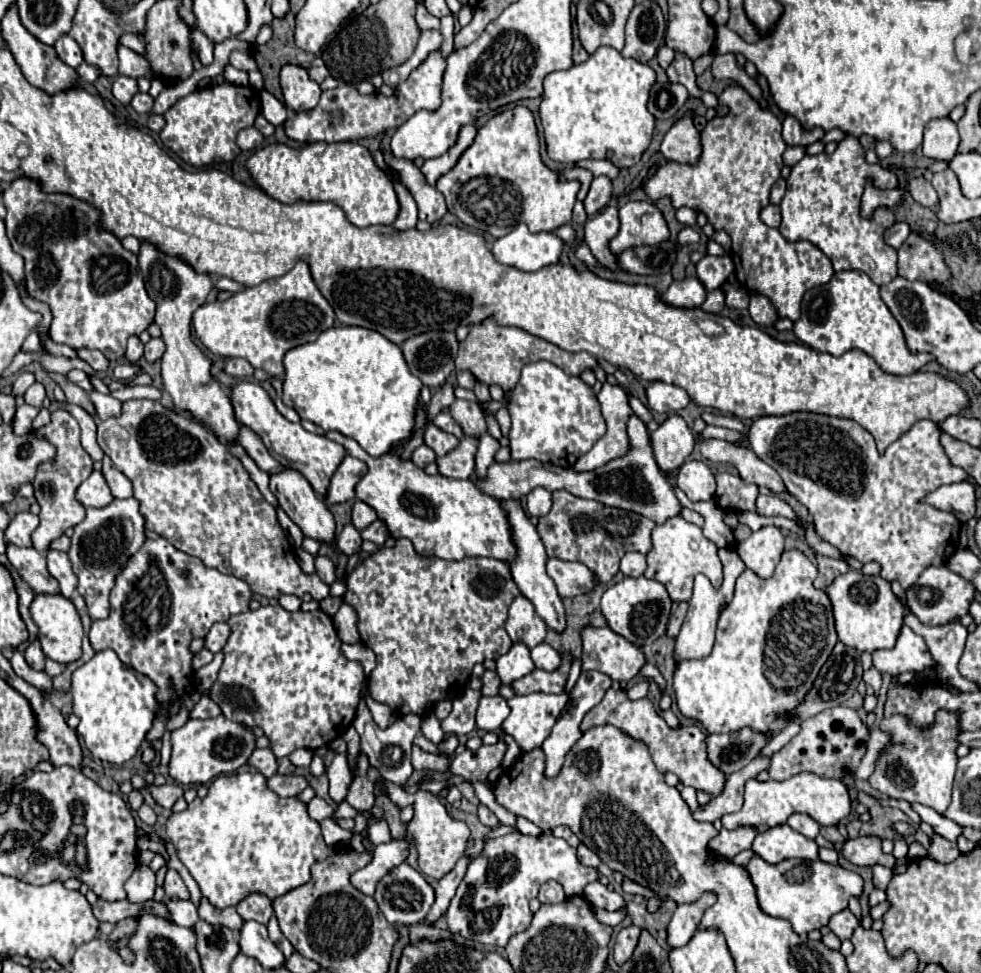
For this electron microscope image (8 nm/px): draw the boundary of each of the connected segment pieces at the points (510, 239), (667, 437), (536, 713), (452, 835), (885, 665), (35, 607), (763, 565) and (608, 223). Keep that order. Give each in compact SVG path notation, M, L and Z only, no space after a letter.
M520 224L514 232L498 238L492 244L492 252L498 262L516 266L518 270L534 272L544 266L556 264L564 242L554 232L532 234L526 224Z
M678 414L668 416L658 430L652 432L652 450L660 470L674 472L694 450L696 438L686 420Z
M534 692L526 696L514 696L508 700L512 712L504 720L502 730L514 736L522 752L542 746L566 702L568 694Z
M378 780L378 786L384 788L384 792L390 796L390 800L394 804L398 804L398 808L404 808L408 804L414 804L414 818L412 822L406 826L406 832L410 832L410 836L416 842L418 848L418 862L420 868L426 876L432 878L442 878L444 874L448 874L454 864L464 856L466 846L468 846L468 838L470 838L470 828L462 822L456 820L448 814L444 802L432 794L432 792L406 792L402 790L398 784L390 784L388 780Z
M908 626L902 628L898 642L892 650L876 650L872 658L874 658L874 666L880 672L888 672L890 676L898 676L904 672L924 672L924 670L936 668L936 662L924 638L912 632Z
M38 594L30 606L30 614L38 626L40 644L42 644L46 658L60 662L60 664L70 664L80 658L82 654L80 642L82 642L84 632L82 632L80 616L68 598L64 598L62 594Z
M764 526L736 546L742 562L762 578L770 578L784 552L784 536L776 526Z
M614 204L606 206L598 216L590 218L584 226L584 242L594 252L600 250L600 264L612 270L620 270L612 258L612 252L608 250L608 242L618 234L618 228L620 220L618 220L618 208Z

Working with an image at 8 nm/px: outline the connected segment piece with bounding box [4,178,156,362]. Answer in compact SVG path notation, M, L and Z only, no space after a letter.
M18 178L10 186L6 186L6 190L4 190L4 206L8 210L4 222L6 222L10 244L12 244L14 252L18 252L24 258L24 262L26 262L26 286L28 286L28 294L32 298L40 300L40 302L48 302L48 306L52 310L52 316L54 318L52 318L52 324L50 324L50 338L54 342L68 344L72 348L96 348L96 350L100 350L112 362L118 360L118 358L122 358L124 352L126 352L126 340L128 340L128 336L144 332L148 328L148 324L154 320L154 308L156 308L156 304L146 294L142 272L138 268L138 258L132 252L128 252L114 234L110 234L110 232L106 232L102 228L102 224L100 224L100 212L94 206L90 206L88 202L74 200L68 194L46 194L46 192L40 190L38 182L30 180L30 178Z

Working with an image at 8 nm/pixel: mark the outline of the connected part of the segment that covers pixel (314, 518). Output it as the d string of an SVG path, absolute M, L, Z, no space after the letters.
M286 468L280 474L272 474L270 476L270 490L274 492L274 496L280 502L280 508L290 516L290 520L302 530L304 536L318 540L320 544L332 544L334 542L334 532L336 532L336 524L334 524L334 516L328 510L328 506L324 504L322 498L318 498L318 494L314 492L314 488L310 486L310 482L296 470Z

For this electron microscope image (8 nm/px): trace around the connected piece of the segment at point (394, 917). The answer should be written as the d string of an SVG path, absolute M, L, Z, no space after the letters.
M406 862L400 864L398 868L394 868L392 872L388 872L378 888L376 888L376 894L374 894L382 914L386 916L388 922L392 924L404 924L404 926L410 926L410 924L416 924L416 922L422 922L430 910L430 906L434 904L434 890L432 886L424 880L424 876L420 872L416 872L412 866L408 866Z

